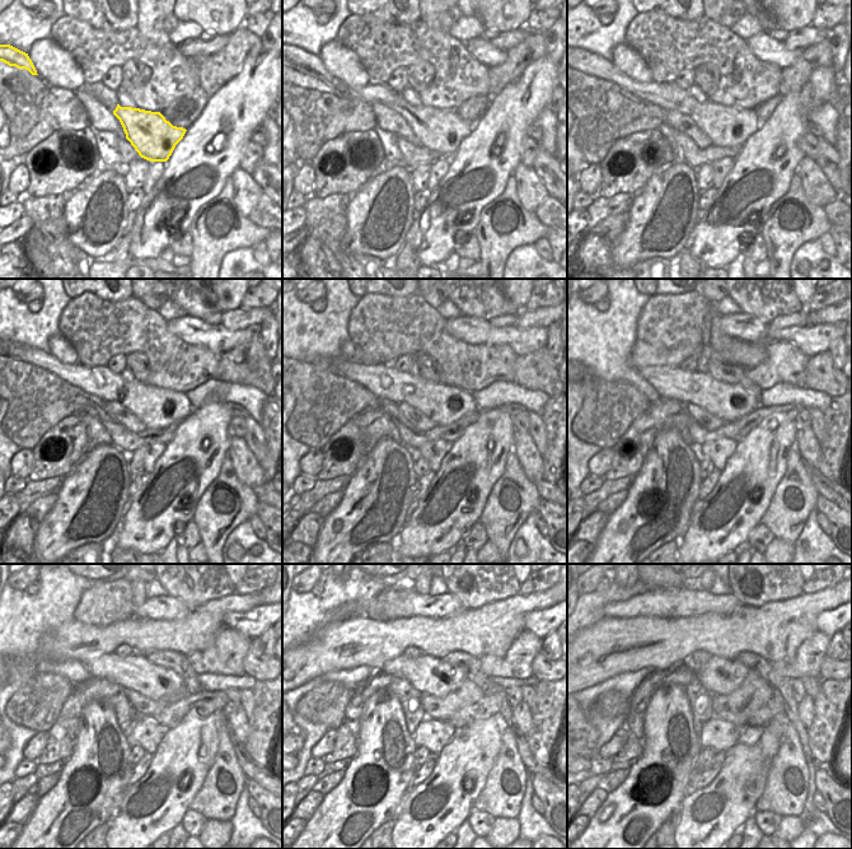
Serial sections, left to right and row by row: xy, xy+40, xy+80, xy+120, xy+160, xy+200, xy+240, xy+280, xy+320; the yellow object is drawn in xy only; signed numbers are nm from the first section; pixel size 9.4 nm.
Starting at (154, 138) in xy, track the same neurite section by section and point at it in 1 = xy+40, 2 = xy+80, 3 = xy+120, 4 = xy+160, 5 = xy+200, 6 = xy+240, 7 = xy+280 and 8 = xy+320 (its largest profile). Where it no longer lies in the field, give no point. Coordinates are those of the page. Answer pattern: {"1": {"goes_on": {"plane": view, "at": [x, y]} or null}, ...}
{"1": {"goes_on": {"plane": "xy+40", "at": [440, 130]}}, "2": {"goes_on": {"plane": "xy+80", "at": [726, 126]}}, "3": {"goes_on": {"plane": "xy+120", "at": [157, 407]}}, "4": {"goes_on": {"plane": "xy+160", "at": [443, 404]}}, "5": {"goes_on": {"plane": "xy+200", "at": [730, 402]}}, "6": {"goes_on": {"plane": "xy+240", "at": [135, 672]}}, "7": {"goes_on": {"plane": "xy+280", "at": [430, 675]}}, "8": {"goes_on": {"plane": "xy+320", "at": [720, 676]}}}

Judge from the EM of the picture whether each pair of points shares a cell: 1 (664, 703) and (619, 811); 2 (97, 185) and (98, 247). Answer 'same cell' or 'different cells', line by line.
1: same cell
2: same cell

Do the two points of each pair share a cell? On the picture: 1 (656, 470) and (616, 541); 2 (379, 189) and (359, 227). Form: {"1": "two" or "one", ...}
{"1": "one", "2": "one"}

